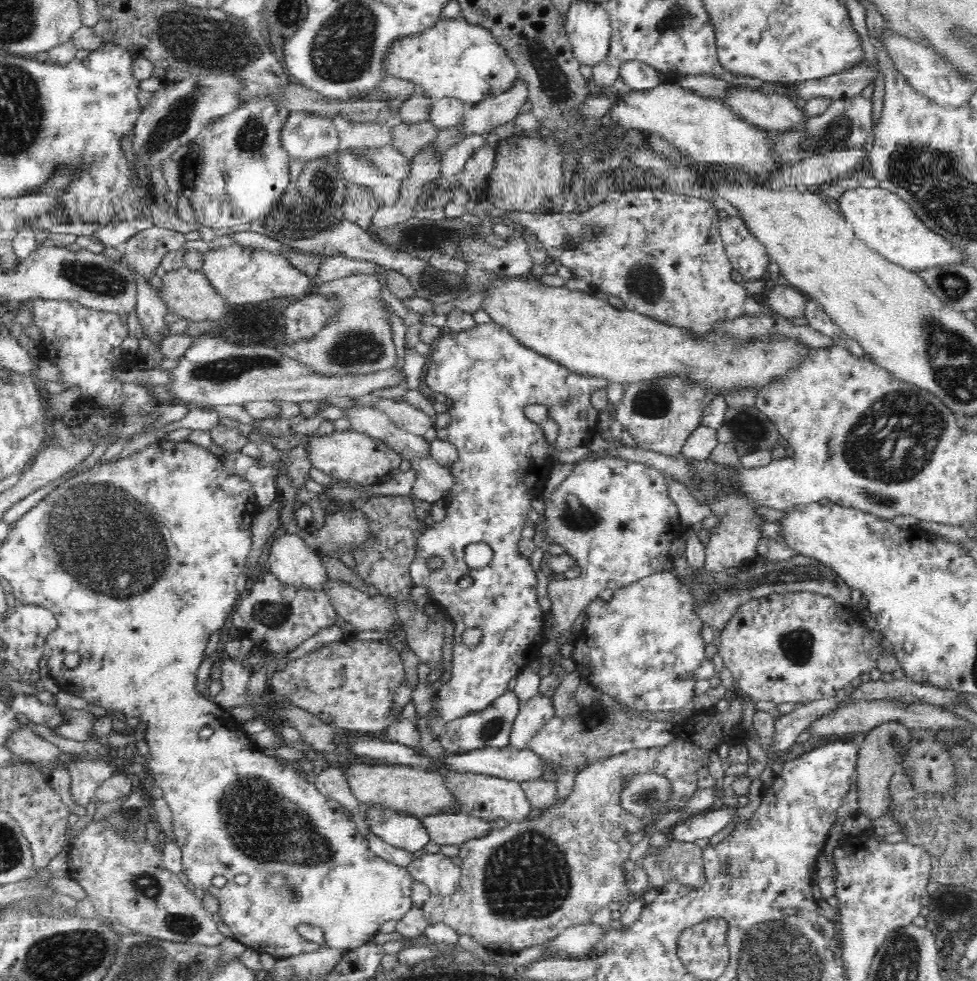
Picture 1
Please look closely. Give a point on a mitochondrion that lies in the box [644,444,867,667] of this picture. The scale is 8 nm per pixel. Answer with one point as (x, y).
(808, 573)

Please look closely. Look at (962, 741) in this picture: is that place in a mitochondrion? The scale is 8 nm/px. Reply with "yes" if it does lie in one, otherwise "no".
no

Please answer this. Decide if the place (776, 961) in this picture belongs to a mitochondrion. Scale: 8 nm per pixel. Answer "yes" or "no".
yes

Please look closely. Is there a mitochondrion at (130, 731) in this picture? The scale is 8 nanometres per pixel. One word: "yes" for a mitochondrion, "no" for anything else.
no

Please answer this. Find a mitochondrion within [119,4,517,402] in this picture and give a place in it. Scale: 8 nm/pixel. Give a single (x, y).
(204, 40)

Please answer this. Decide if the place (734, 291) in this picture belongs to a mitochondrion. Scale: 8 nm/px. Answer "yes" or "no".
no

